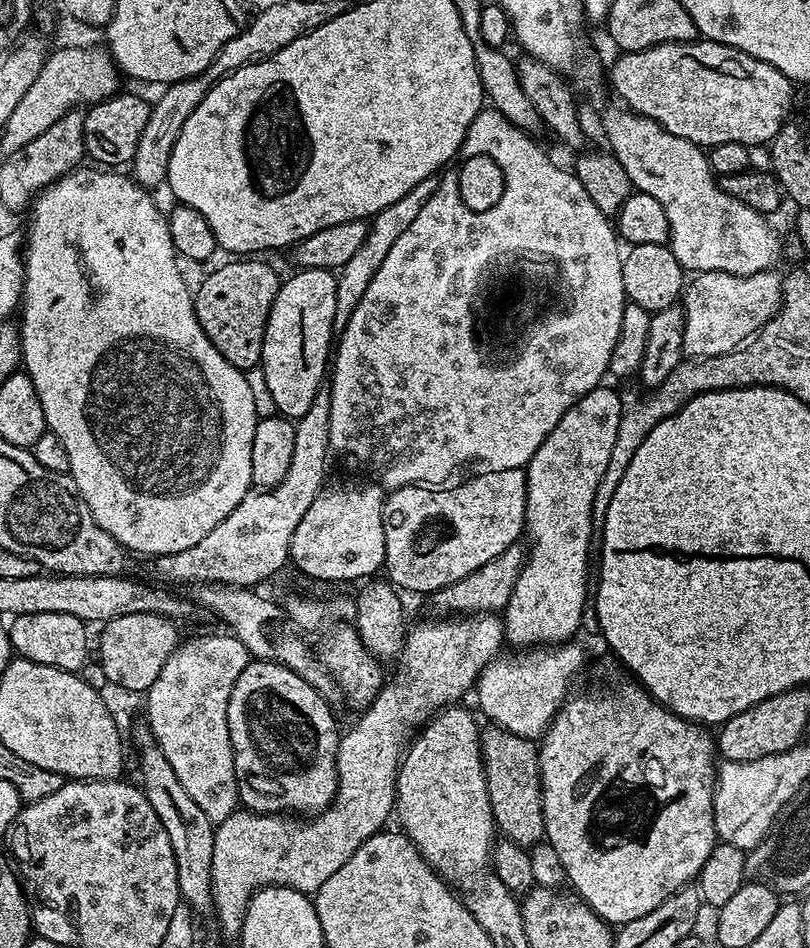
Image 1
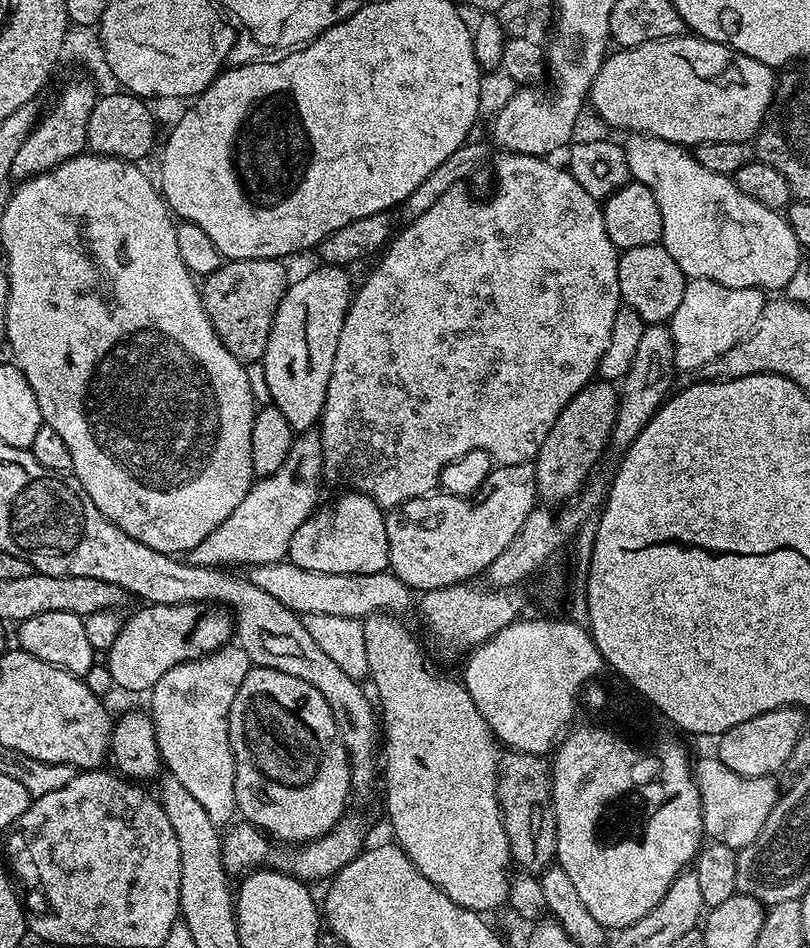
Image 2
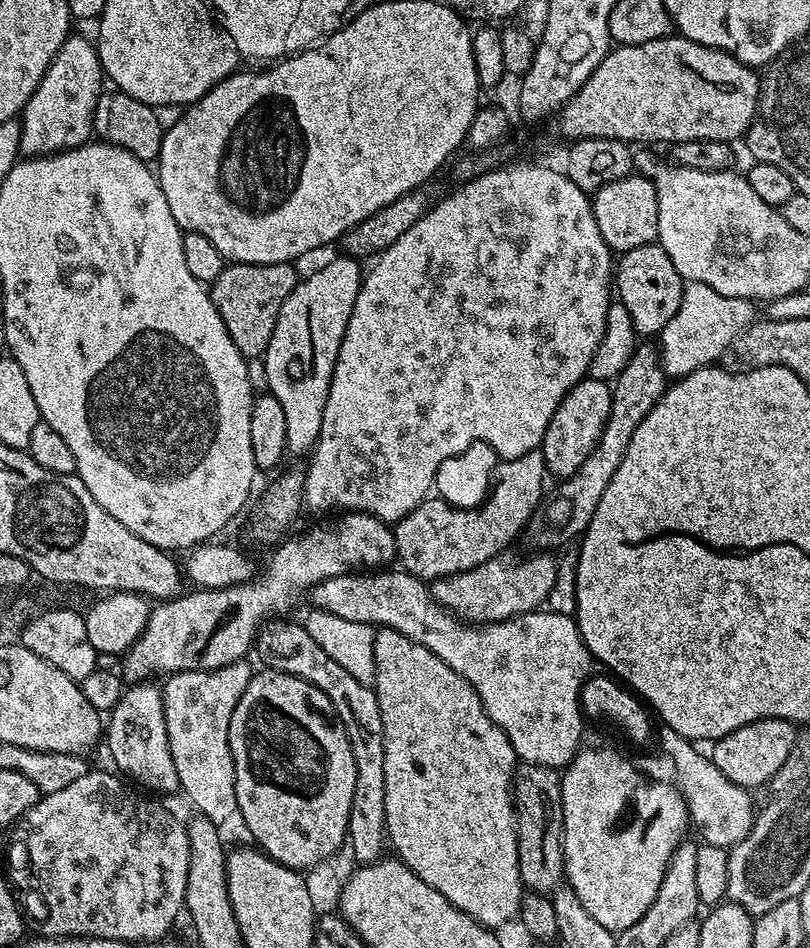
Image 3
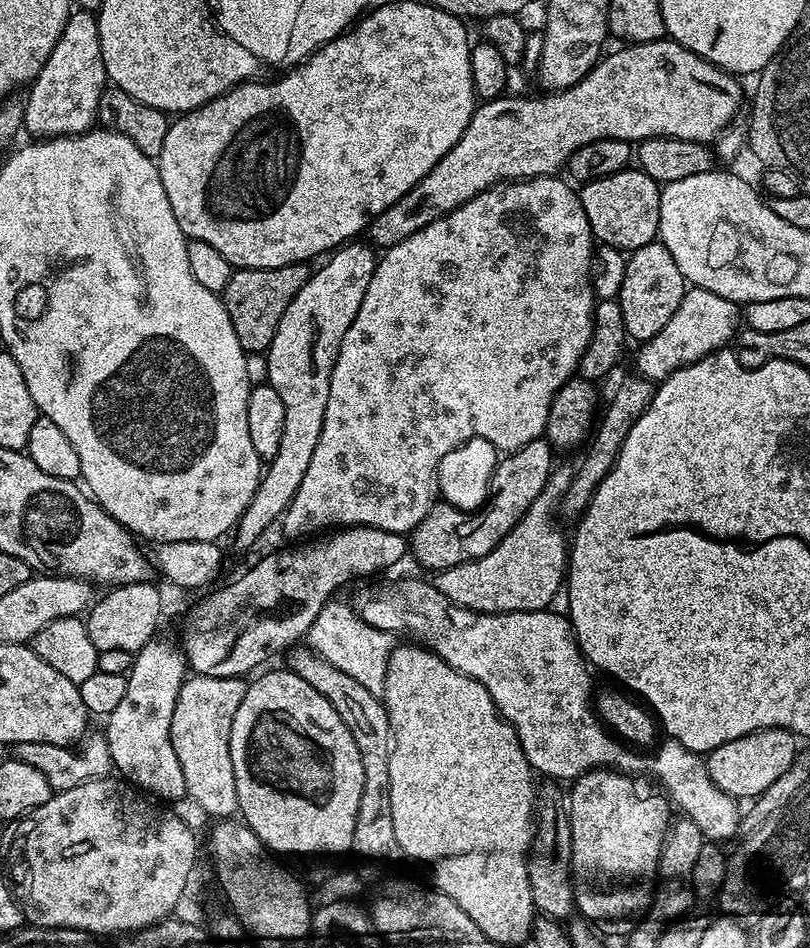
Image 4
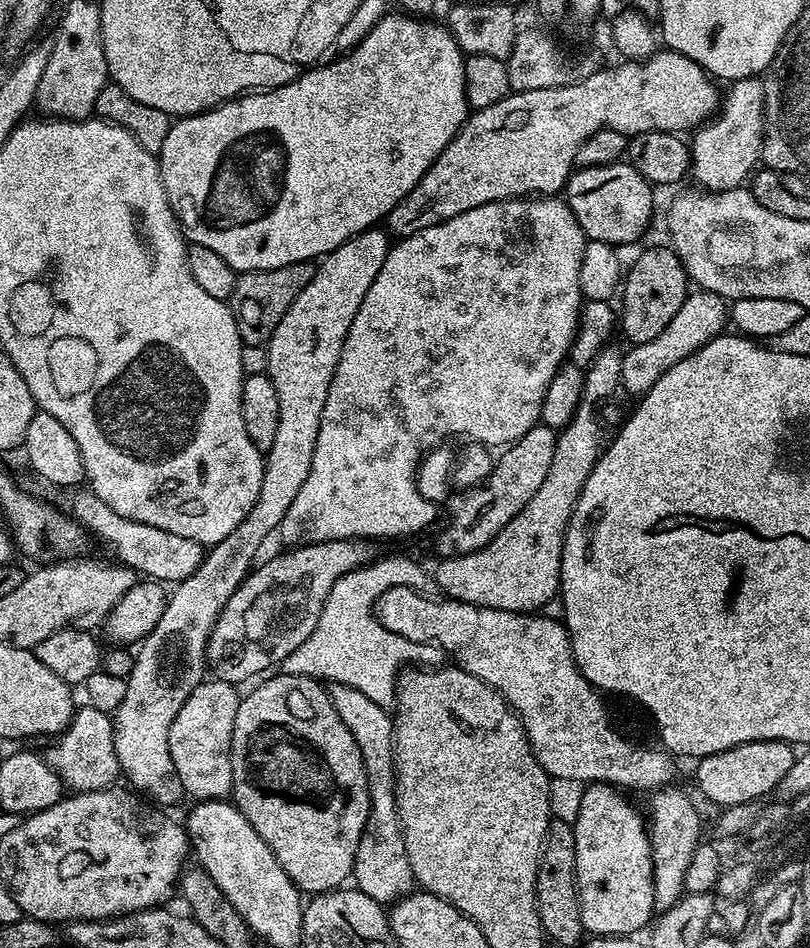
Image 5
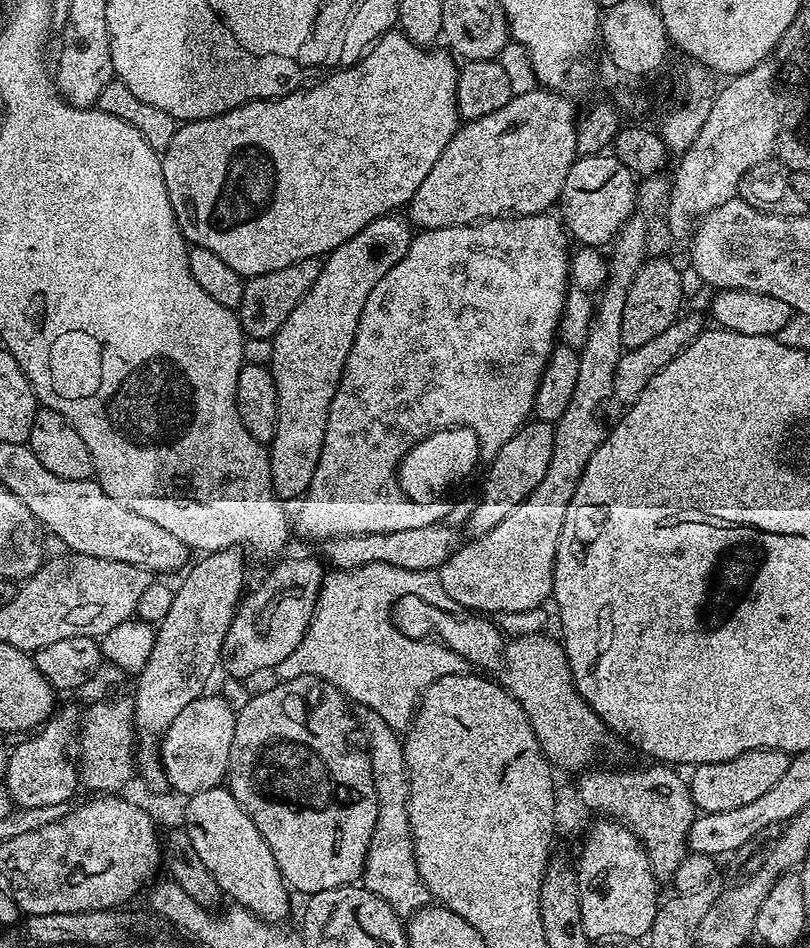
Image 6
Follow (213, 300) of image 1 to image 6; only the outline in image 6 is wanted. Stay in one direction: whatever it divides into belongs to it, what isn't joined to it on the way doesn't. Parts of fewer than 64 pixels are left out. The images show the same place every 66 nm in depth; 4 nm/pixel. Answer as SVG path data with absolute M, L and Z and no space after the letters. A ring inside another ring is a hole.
M315 256L299 260L290 266L282 266L282 270L247 277L242 290L242 302L238 309L240 328L245 337L271 340L282 326L282 322L290 318L290 310L294 310L294 306L298 306L298 302L307 294L308 288L314 286L320 273L321 263L321 257Z

